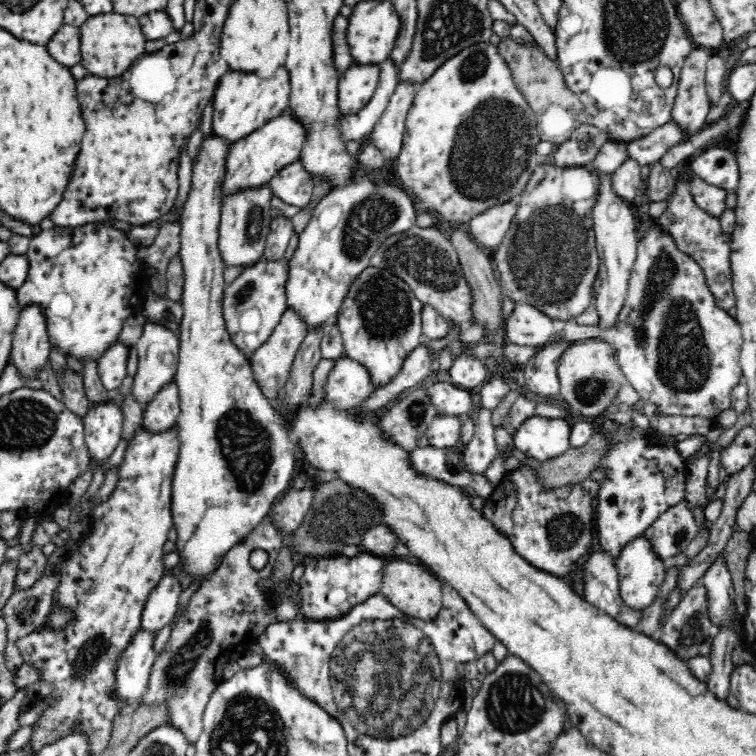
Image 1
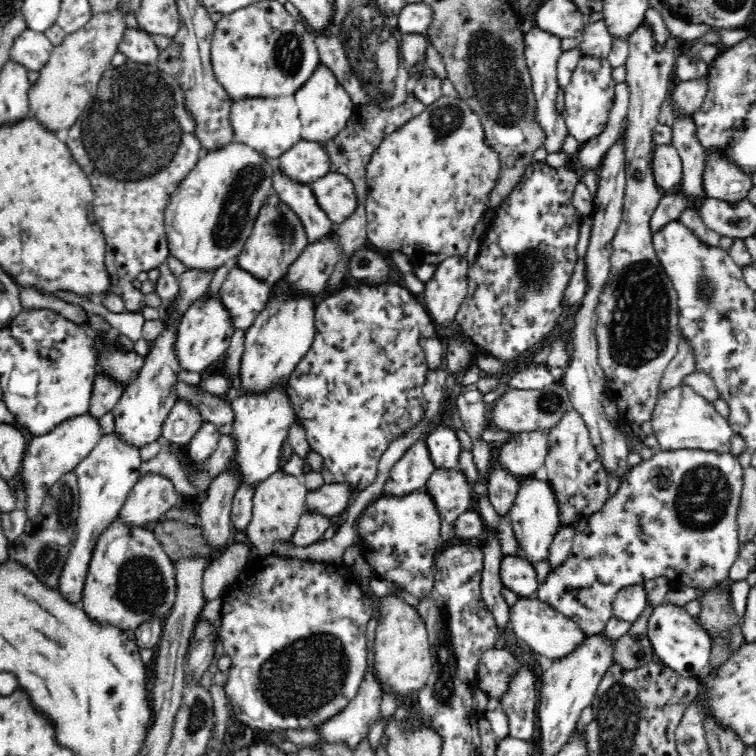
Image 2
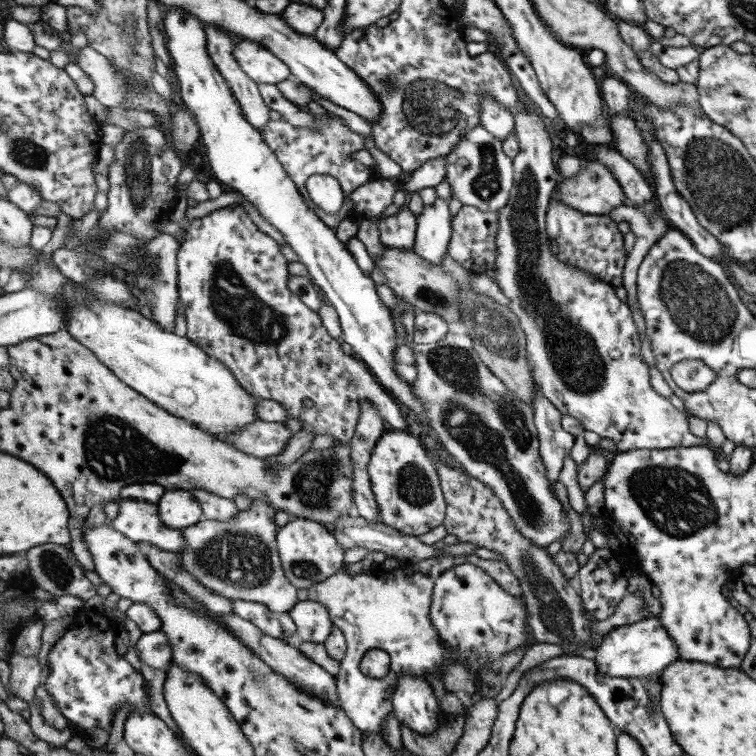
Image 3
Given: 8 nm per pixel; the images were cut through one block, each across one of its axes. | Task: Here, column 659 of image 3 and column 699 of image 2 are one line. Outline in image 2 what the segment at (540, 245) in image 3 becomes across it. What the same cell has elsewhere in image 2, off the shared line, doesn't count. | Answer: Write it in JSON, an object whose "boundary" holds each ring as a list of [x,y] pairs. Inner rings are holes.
{"boundary":[[[688,383],[660,391],[651,420],[653,435],[662,451],[700,449],[728,453],[733,429]]]}

